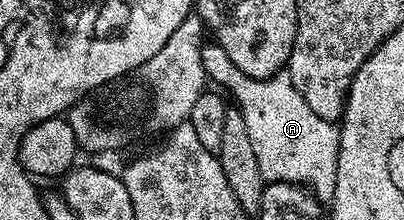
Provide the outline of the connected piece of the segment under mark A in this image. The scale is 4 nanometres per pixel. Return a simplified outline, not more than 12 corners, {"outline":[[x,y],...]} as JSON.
{"outline":[[219,43],[201,65],[245,117],[267,183],[330,204],[338,126],[290,75],[249,77]]}

